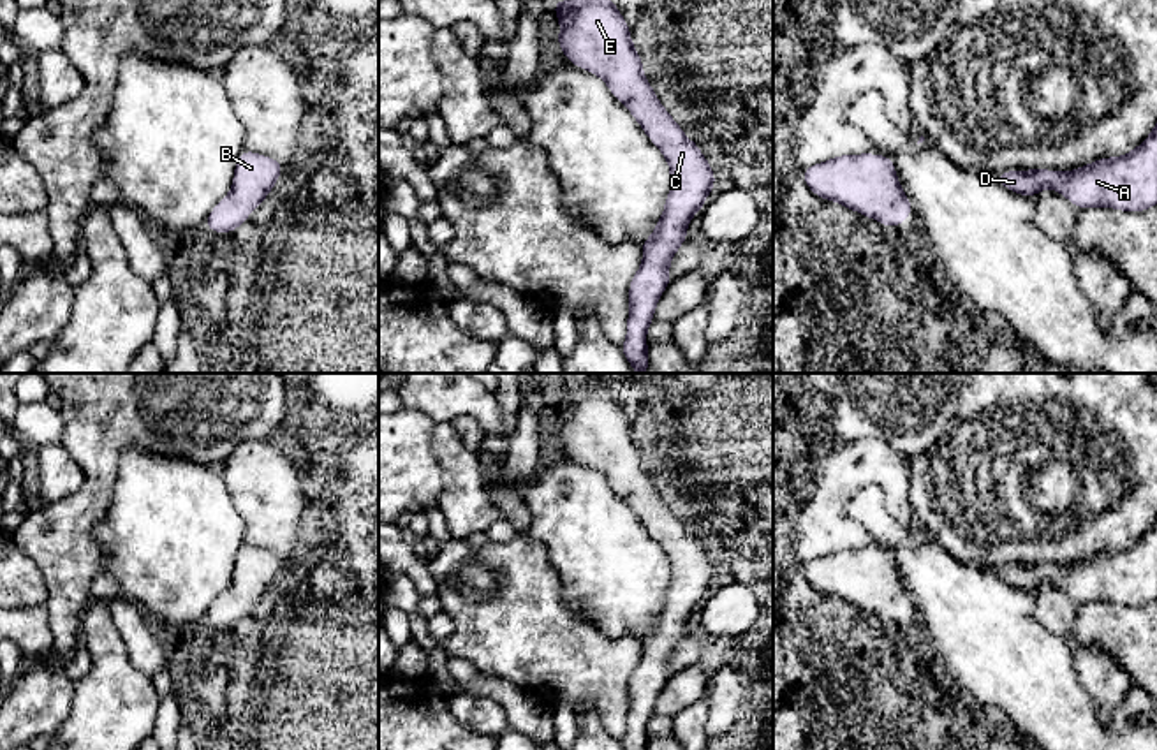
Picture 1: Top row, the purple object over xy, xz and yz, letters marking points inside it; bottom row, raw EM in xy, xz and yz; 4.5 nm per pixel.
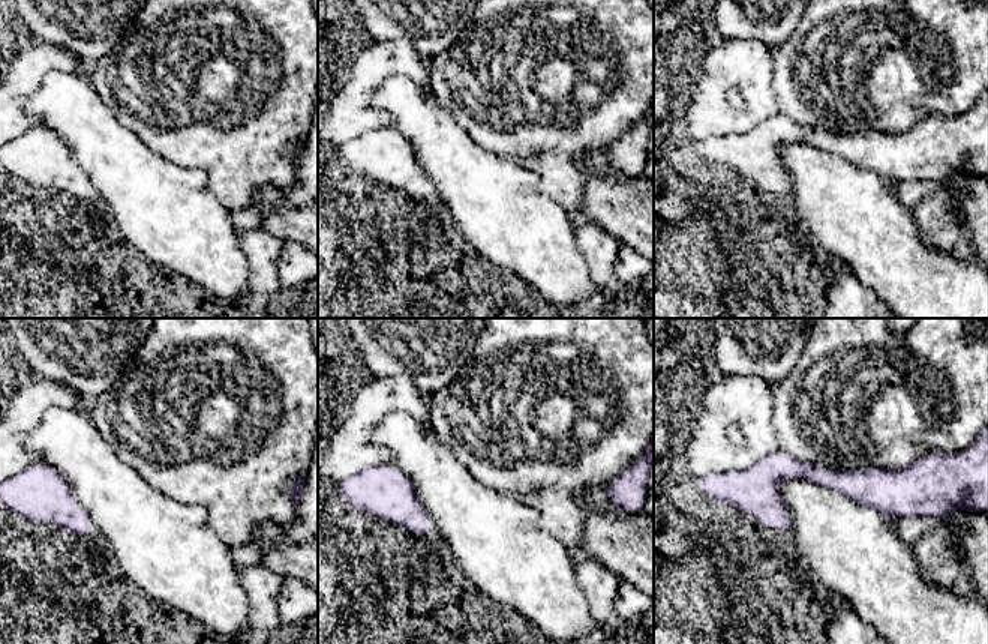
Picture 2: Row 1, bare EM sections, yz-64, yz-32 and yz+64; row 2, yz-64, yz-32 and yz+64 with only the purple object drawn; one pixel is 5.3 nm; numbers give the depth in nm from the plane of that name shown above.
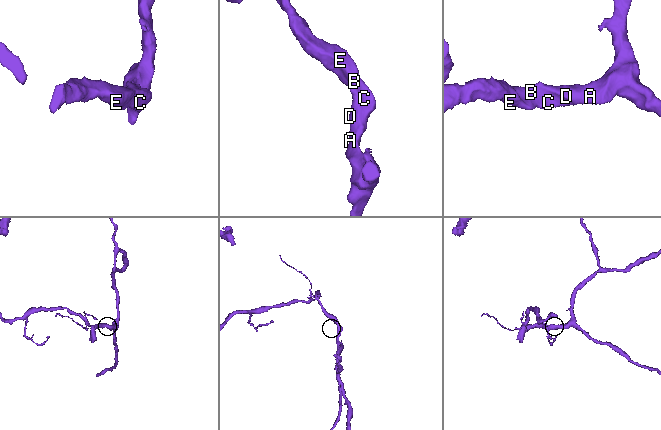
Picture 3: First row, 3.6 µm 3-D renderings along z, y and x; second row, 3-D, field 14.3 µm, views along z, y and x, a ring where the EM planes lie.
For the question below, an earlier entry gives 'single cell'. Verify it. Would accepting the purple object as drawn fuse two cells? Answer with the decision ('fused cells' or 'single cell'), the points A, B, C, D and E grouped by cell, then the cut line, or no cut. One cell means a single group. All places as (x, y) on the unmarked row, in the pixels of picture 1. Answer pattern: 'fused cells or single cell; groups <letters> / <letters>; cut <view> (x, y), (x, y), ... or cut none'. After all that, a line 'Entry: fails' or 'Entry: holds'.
single cell; groups A B C D E; cut none
Entry: holds

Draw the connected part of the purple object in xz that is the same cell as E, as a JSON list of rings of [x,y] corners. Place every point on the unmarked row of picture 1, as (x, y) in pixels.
[[[590,387],[556,394],[551,403],[558,410],[556,438],[565,452],[608,479],[669,558],[671,583],[652,630],[639,637],[643,657],[629,678],[627,732],[620,739],[623,750],[648,750],[646,725],[659,692],[673,676],[667,665],[671,653],[687,636],[690,613],[717,583],[715,567],[653,488],[629,419],[609,391]]]

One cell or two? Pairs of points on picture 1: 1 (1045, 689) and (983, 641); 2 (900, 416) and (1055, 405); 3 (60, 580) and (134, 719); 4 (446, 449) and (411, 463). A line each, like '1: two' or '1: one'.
1: one
2: two
3: two
4: two

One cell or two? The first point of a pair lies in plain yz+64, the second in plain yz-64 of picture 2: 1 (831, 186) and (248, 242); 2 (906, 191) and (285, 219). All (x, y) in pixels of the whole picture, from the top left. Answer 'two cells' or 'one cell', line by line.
1: two cells
2: one cell

